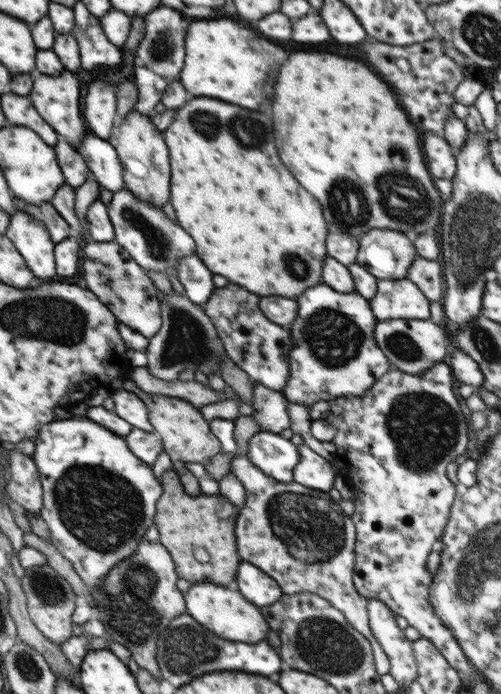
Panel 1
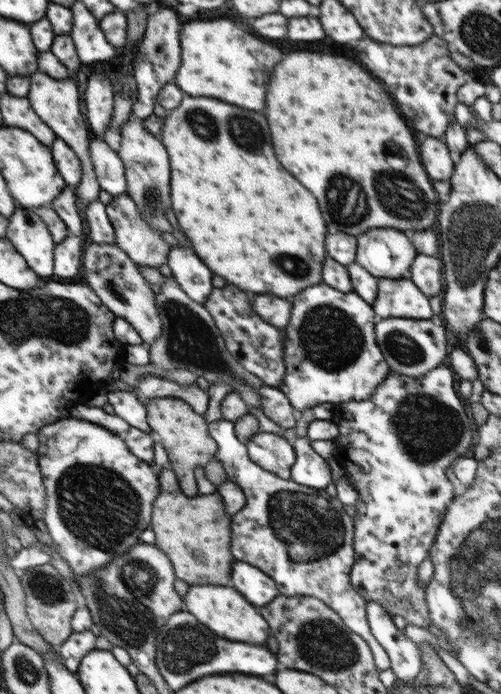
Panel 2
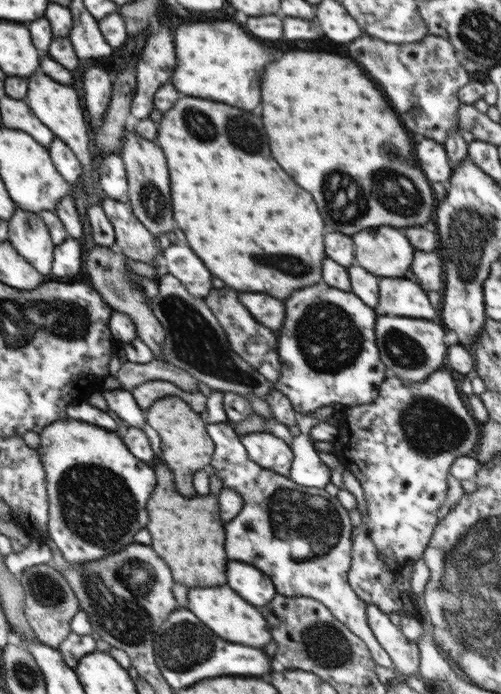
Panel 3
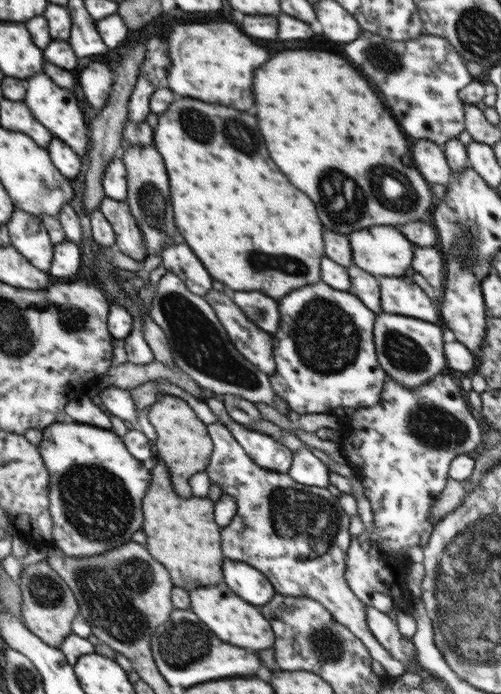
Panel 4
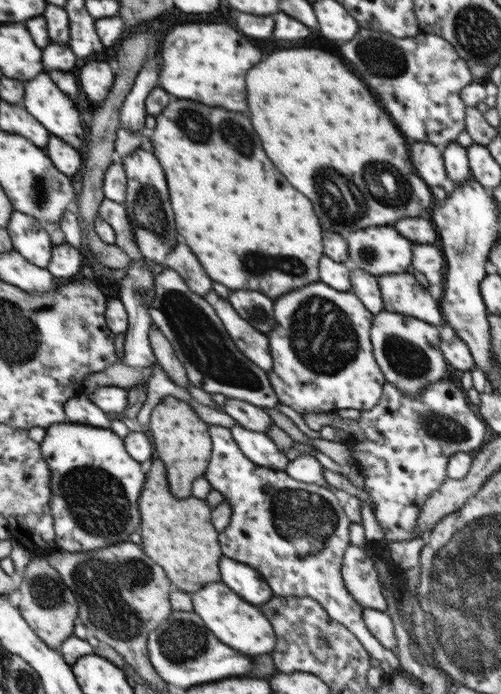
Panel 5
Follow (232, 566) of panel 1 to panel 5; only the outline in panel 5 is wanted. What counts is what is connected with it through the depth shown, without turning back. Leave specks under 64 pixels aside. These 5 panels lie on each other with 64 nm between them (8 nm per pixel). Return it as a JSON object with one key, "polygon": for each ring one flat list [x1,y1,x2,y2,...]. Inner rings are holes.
{"polygon":[[154,460,146,474,146,484,138,502,142,514,142,548,148,550,152,560,166,570,172,584,178,586,176,589,192,594,208,582,220,580,218,562,223,554,220,552,219,532,210,522,212,508,206,501,199,498,178,500,172,496,166,482,166,470,164,462]]}

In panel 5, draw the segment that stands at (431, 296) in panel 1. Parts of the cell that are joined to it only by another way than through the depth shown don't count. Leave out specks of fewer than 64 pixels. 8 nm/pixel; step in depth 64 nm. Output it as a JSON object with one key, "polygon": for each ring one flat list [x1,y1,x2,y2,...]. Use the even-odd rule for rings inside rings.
{"polygon":[[417,244,413,250,411,270,422,273,429,284,443,284,447,264,438,244]]}

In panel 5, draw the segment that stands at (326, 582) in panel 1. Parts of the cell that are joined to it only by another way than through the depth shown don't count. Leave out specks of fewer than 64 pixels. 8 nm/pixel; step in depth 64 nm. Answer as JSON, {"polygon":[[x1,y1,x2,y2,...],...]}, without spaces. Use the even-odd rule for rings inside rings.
{"polygon":[[209,425,209,435,212,441,212,454,203,474,211,487,218,490,232,507,232,514,226,530,219,533,220,546,224,556,236,562,242,562,260,573,272,590,273,596,278,598,307,597,319,602,326,610,332,621,343,625,349,632,357,636,368,654,380,660,385,674,398,674,402,666,397,653,388,650,366,628,362,620,361,606,350,596,344,586,340,574,345,551,351,545,348,537,350,519,338,503,336,495,326,487,316,484,306,484,294,480,285,470,271,469,253,463,240,450,232,438,230,429,220,425]]}

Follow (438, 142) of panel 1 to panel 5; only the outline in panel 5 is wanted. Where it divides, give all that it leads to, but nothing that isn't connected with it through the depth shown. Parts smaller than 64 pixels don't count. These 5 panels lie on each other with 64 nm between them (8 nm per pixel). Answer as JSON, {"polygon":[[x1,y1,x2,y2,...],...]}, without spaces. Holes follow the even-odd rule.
{"polygon":[[409,142,409,154,417,175,428,184,429,187,442,187,446,192,451,193,455,184,448,176,442,149,430,142]]}

